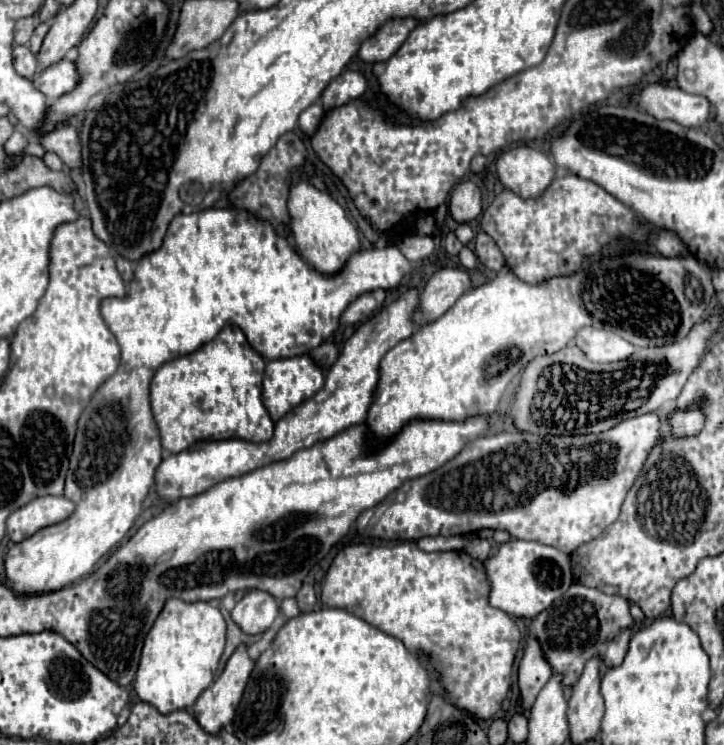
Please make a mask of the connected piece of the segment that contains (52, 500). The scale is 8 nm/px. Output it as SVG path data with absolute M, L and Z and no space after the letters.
M42 496L34 498L26 506L12 512L8 518L8 536L12 542L22 542L34 536L38 530L58 524L72 516L76 504L66 496Z

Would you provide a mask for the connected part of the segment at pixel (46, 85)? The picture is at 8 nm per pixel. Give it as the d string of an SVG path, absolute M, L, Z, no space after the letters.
M68 58L42 70L42 74L38 78L34 78L34 86L38 90L42 90L50 102L72 92L78 86L78 82L80 82L78 68L76 68L74 60L68 60Z

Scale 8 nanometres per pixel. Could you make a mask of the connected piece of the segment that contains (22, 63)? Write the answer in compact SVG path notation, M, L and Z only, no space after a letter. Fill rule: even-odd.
M14 46L14 68L20 76L24 78L32 78L36 74L38 62L36 56L28 50L28 46Z

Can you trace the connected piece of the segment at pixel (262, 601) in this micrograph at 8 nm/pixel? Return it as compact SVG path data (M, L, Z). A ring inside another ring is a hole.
M250 590L232 610L232 620L246 634L262 634L272 626L278 614L278 602L270 594L262 590Z

